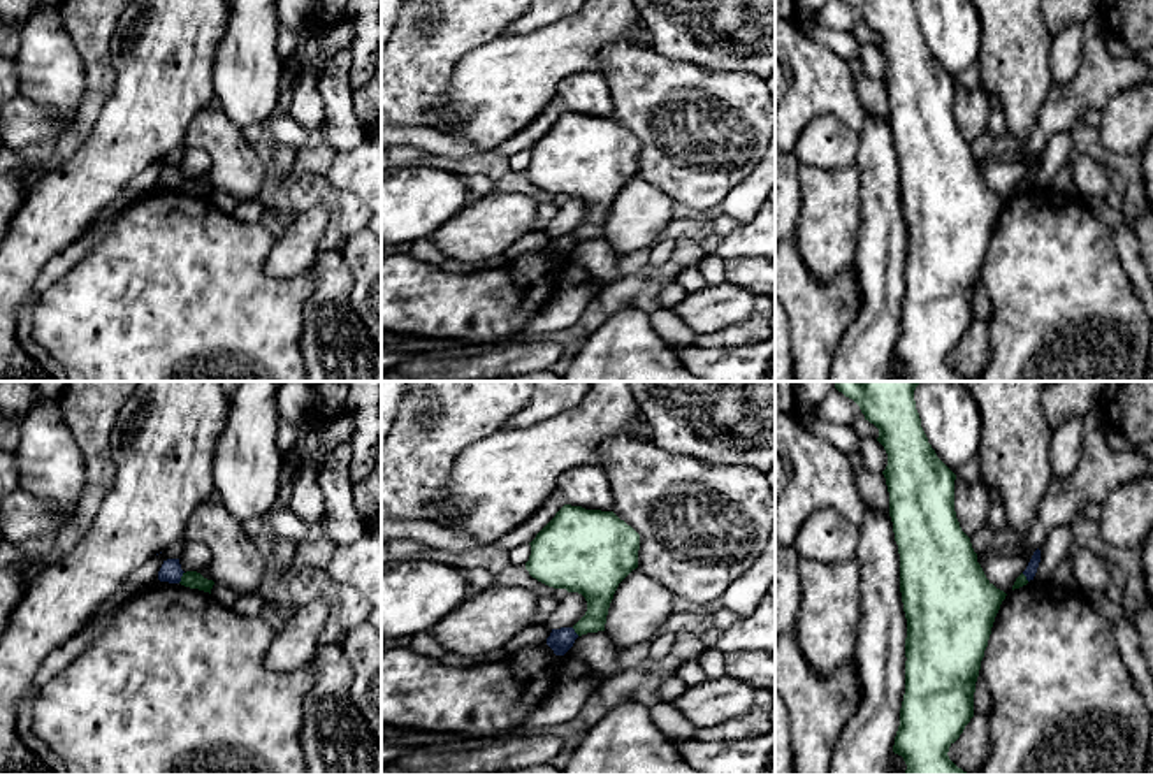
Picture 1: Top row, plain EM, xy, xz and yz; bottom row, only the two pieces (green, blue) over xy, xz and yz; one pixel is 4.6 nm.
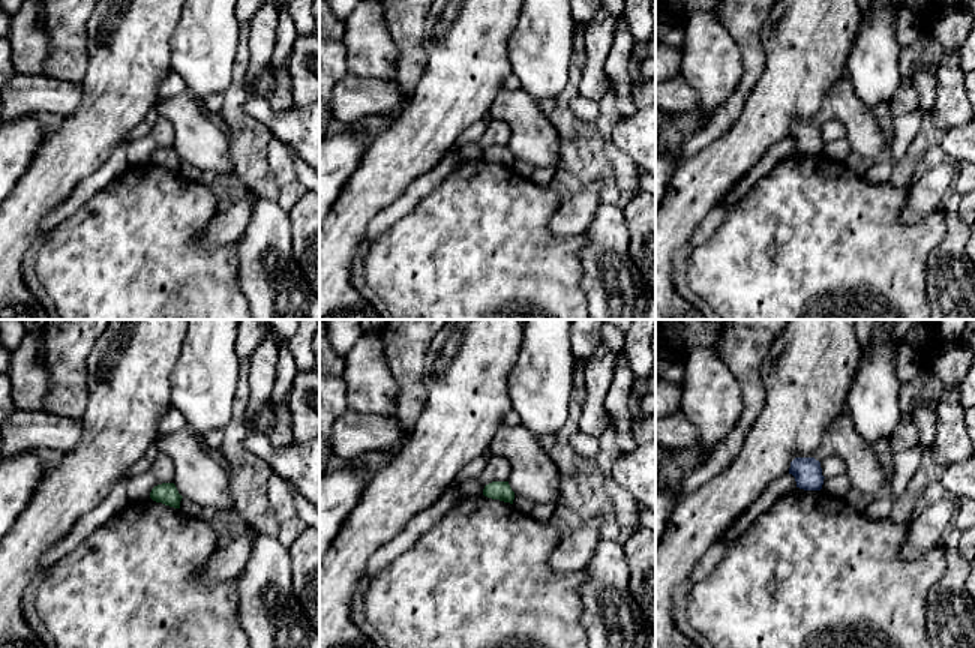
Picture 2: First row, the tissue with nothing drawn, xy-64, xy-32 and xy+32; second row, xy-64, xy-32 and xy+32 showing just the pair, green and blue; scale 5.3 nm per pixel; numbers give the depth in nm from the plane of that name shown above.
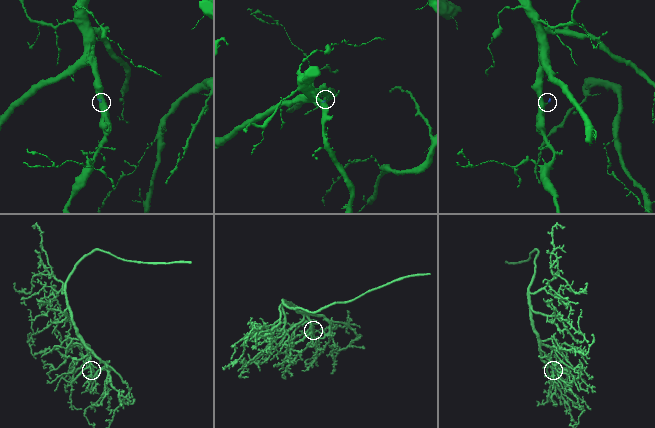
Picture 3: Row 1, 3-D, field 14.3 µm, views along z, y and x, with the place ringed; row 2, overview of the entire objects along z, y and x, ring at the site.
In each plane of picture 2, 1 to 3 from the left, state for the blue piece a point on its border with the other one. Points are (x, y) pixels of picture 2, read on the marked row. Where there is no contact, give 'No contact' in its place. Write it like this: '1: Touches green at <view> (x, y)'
1: No contact
2: No contact
3: No contact

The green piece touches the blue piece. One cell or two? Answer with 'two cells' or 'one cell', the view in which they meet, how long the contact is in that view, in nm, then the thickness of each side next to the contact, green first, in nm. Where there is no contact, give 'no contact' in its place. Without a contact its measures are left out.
two cells; contact in xy; length 60 nm; calibres 80 and 100 nm

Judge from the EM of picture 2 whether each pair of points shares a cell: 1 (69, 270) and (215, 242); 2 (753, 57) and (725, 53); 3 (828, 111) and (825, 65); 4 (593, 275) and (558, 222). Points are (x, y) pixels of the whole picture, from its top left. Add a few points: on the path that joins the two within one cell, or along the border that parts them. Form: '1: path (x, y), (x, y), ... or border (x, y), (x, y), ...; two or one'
1: border (215, 215), (204, 234), (195, 243), (206, 251); two
2: border (741, 54), (741, 78), (732, 90); two
3: border (845, 75), (828, 92), (813, 120); two
4: border (600, 201), (584, 233); two

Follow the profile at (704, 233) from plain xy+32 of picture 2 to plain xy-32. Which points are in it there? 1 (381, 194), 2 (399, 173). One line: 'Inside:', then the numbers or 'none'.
Inside: none

